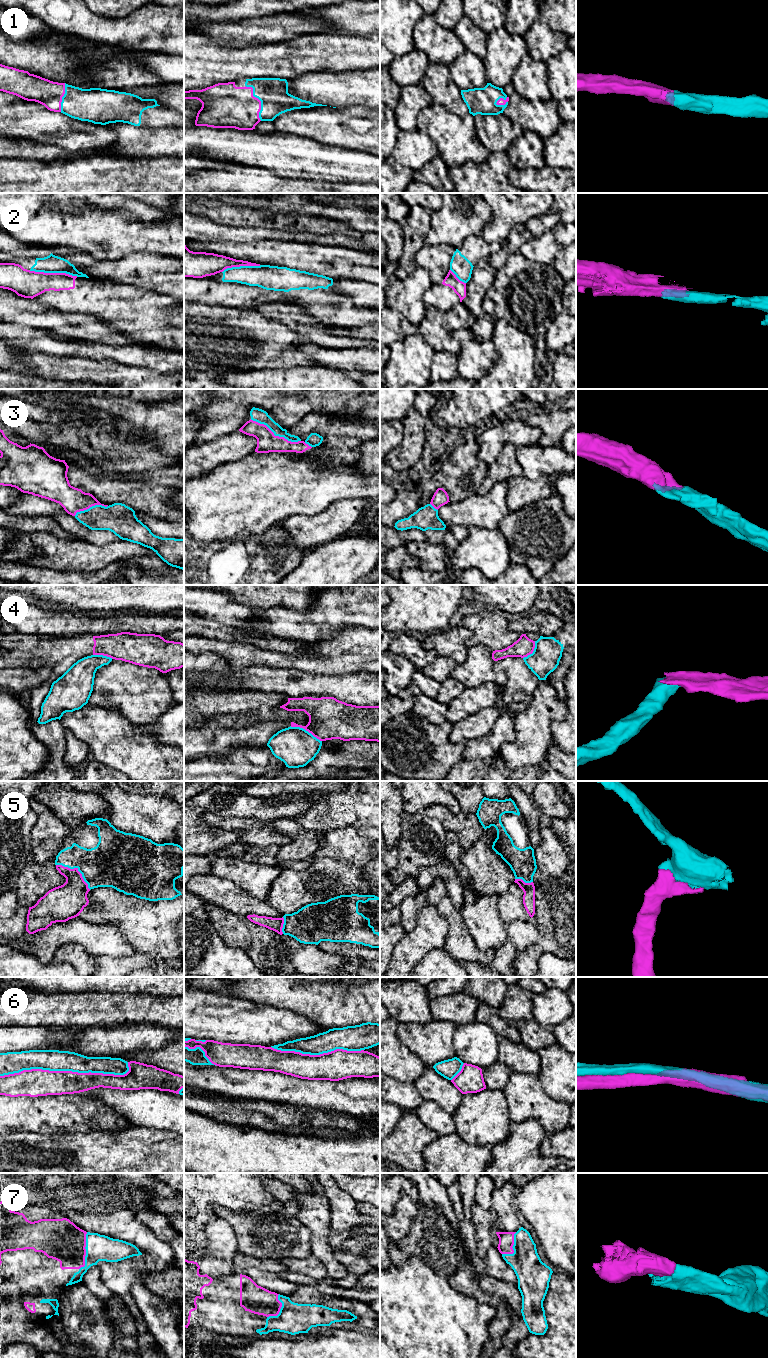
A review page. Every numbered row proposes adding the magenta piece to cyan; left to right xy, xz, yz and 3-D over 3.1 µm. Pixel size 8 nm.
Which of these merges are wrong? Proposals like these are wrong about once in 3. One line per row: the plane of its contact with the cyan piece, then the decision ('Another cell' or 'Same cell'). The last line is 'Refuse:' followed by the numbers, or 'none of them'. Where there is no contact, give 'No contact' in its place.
1: Touches cyan in xz. Same cell
2: Touches cyan in xy. Another cell
3: Touches cyan in xz. Same cell
4: Touches cyan in xz. Another cell
5: Touches cyan in xy. Same cell
6: Touches cyan in xy. Another cell
7: Touches cyan in xy. Same cell
Refuse: 2, 4, 6

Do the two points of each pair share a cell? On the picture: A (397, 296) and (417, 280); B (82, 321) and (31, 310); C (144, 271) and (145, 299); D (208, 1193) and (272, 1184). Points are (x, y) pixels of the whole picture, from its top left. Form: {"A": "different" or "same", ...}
{"A": "same", "B": "same", "C": "different", "D": "different"}

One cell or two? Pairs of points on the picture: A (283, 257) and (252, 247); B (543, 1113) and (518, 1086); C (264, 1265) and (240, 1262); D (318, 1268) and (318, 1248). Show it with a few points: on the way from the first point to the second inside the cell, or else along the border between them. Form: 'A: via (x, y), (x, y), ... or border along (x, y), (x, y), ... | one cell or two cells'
A: via (275, 252), (260, 252) | one cell
B: via (538, 1106), (525, 1093) | one cell
C: via (258, 1264), (246, 1262) | one cell
D: border along (312, 1254), (324, 1266), (328, 1277) | two cells

